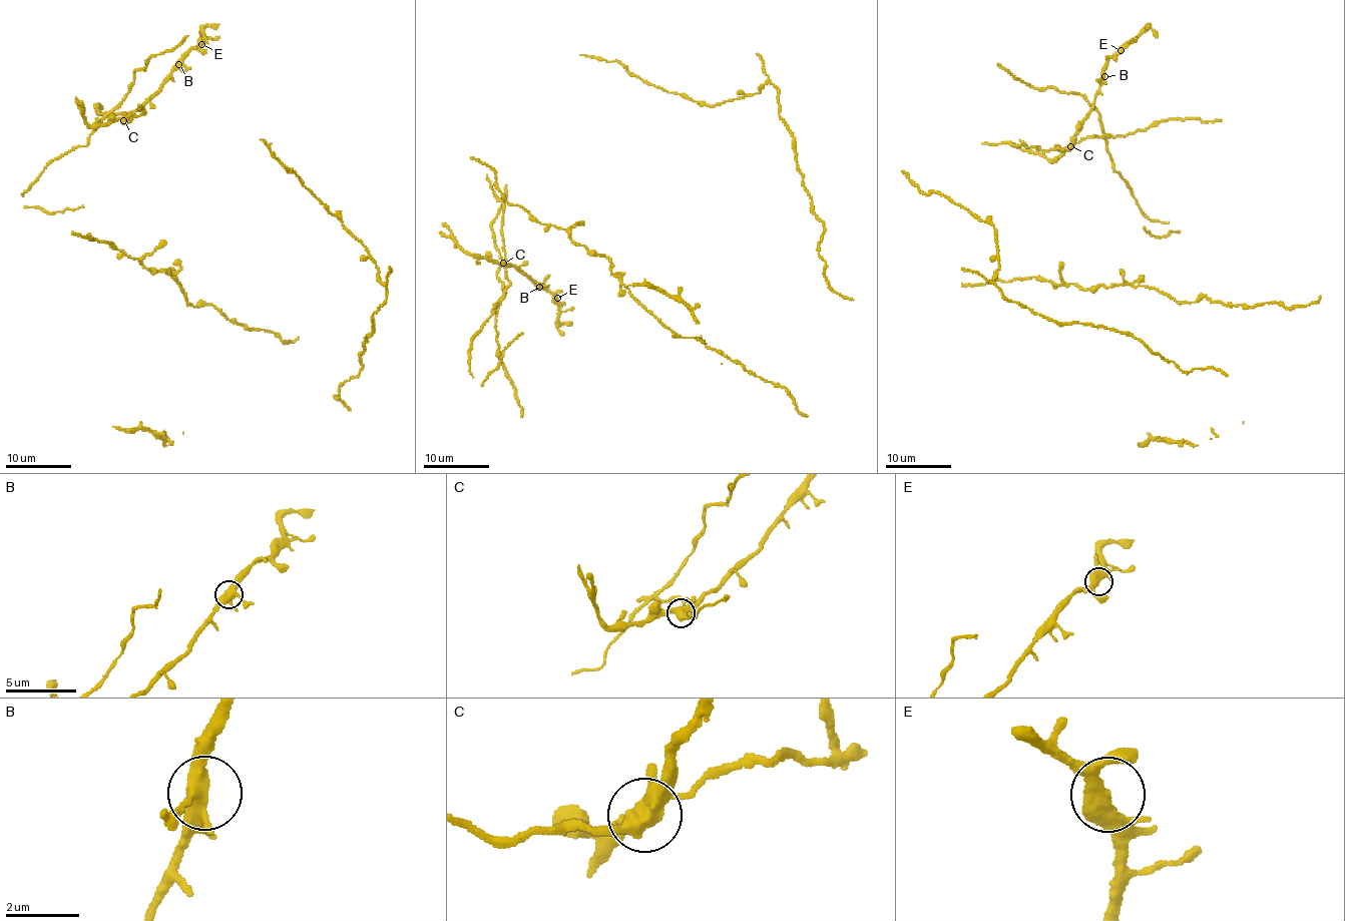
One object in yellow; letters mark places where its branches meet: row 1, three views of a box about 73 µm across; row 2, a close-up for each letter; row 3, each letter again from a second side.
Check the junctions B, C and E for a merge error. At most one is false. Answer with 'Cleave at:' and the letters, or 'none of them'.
Cleave at: C

